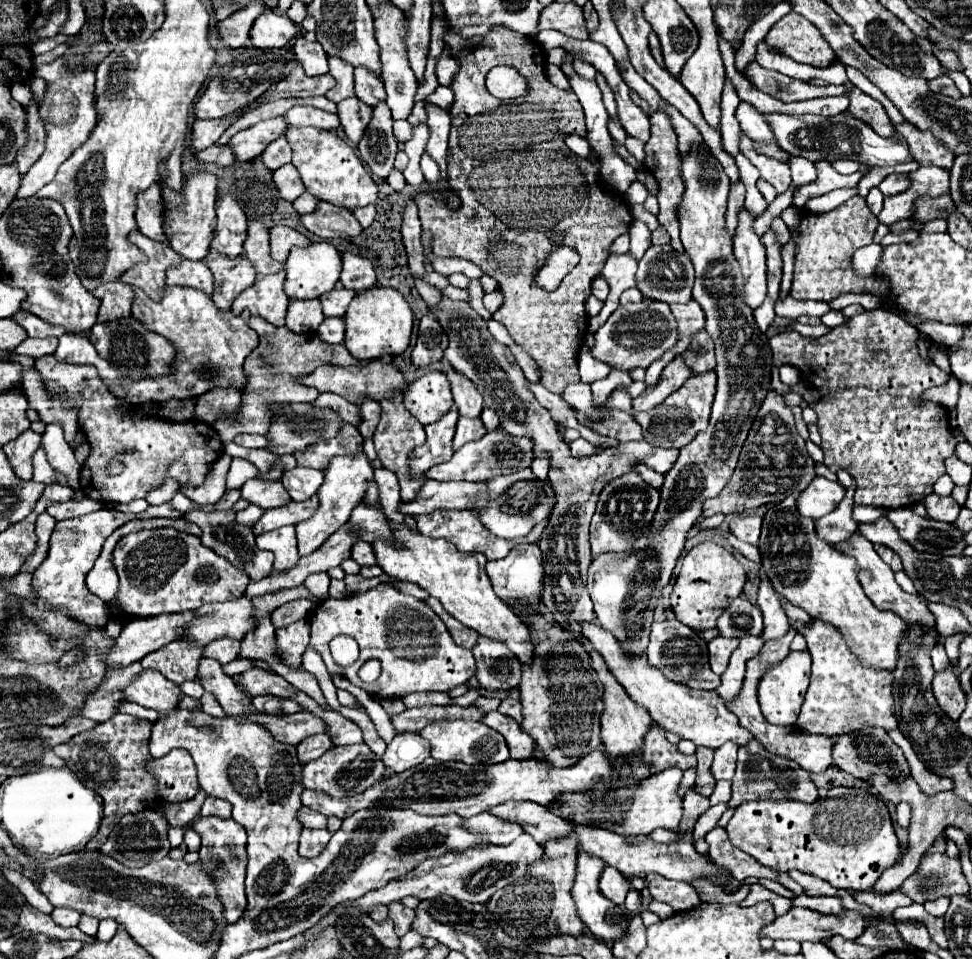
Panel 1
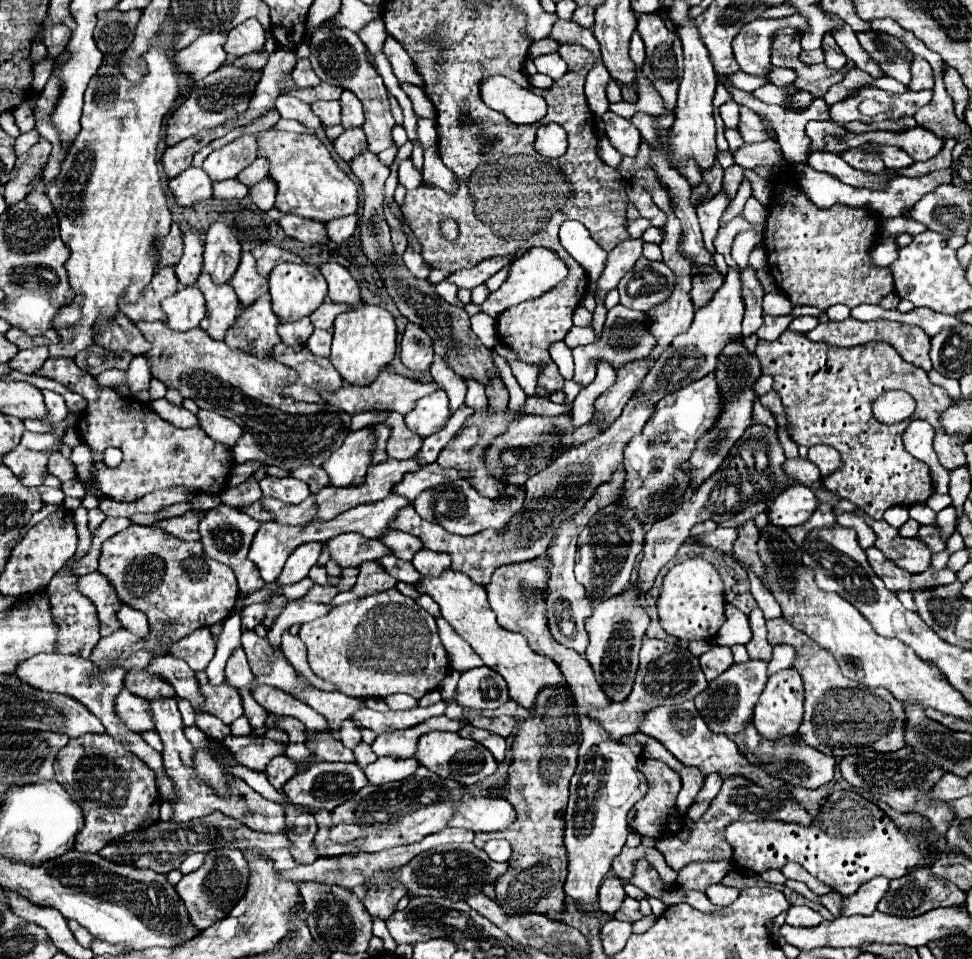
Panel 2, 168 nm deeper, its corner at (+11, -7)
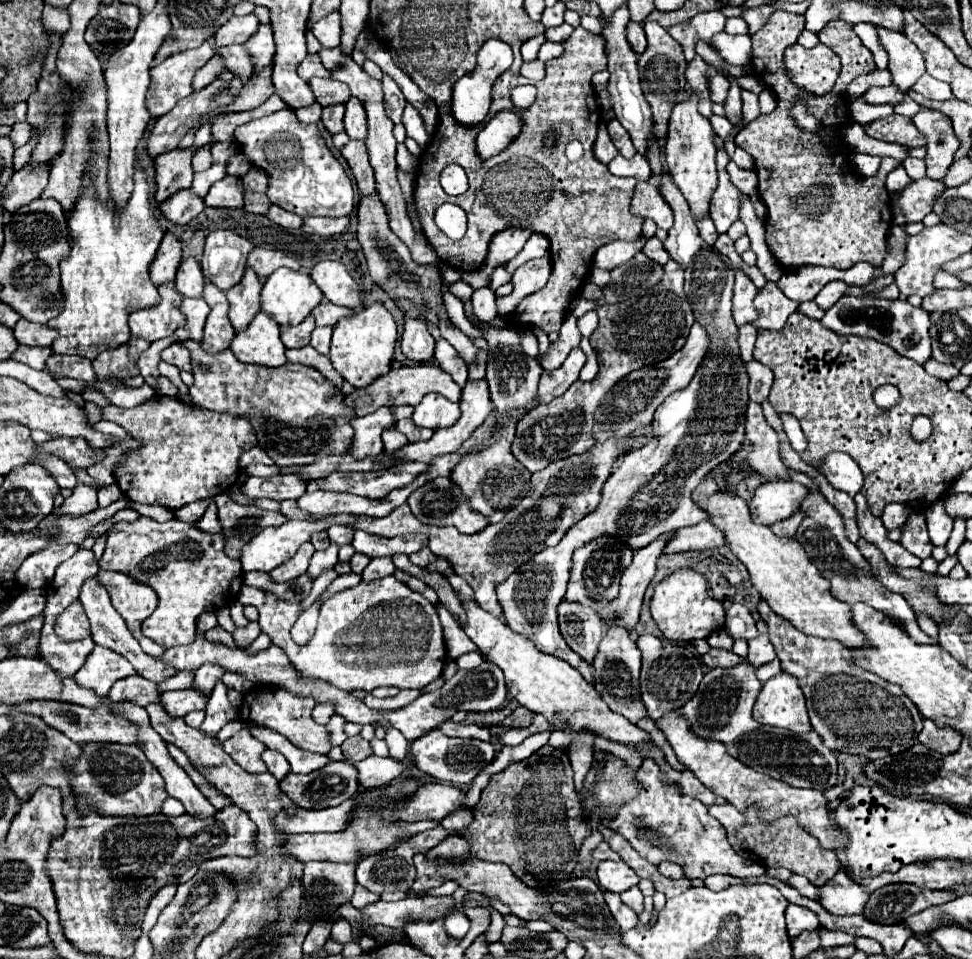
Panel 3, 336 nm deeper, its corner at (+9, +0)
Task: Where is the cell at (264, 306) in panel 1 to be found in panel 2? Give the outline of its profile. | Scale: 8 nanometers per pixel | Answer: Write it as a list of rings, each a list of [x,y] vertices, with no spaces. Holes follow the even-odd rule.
[[[264,294],[252,306],[244,308],[232,328],[226,334],[228,348],[244,350],[256,358],[272,358],[274,346],[280,342],[278,328],[280,318],[272,312],[270,296]]]

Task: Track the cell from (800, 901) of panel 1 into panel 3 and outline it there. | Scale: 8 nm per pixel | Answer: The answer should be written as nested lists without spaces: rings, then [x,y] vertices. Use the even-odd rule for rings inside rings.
[[[788,905],[786,909],[786,927],[788,927],[788,935],[796,937],[800,935],[800,931],[812,931],[818,929],[818,915],[806,907],[800,905]]]

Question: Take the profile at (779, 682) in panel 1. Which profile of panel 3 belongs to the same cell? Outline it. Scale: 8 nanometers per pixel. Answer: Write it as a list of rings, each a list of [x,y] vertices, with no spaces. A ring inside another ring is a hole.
[[[784,671],[768,679],[754,703],[754,719],[758,723],[782,727],[792,733],[810,731],[812,727],[798,679]]]

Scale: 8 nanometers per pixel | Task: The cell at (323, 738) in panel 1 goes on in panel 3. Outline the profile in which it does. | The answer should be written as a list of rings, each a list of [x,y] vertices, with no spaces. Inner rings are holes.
[[[266,749],[266,751],[262,753],[262,759],[264,759],[264,763],[266,763],[267,771],[270,771],[278,781],[282,781],[282,779],[288,775],[290,763],[284,759],[284,755],[280,755],[280,753],[272,751],[272,749]]]

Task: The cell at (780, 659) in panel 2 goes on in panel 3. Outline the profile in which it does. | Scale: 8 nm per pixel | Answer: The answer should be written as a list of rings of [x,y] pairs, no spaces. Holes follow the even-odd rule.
[[[774,659],[774,661],[770,661],[770,663],[762,665],[762,667],[758,667],[758,669],[756,669],[756,675],[758,675],[758,679],[764,683],[764,681],[768,681],[770,677],[778,675],[780,671],[782,671],[782,667],[780,667],[780,661],[778,661],[778,659]]]

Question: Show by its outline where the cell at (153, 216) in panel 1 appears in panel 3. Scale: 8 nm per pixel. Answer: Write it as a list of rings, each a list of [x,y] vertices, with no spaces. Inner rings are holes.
[[[168,231],[160,243],[160,249],[158,249],[154,263],[150,265],[152,283],[162,285],[162,283],[174,281],[180,259],[182,259],[182,243],[174,233]]]

